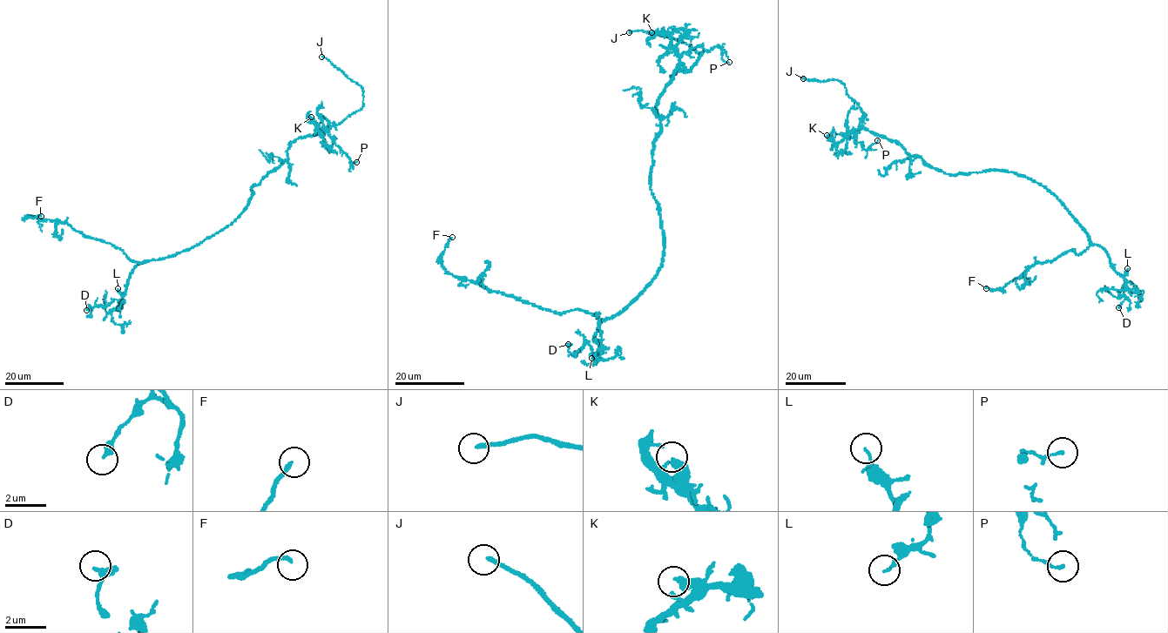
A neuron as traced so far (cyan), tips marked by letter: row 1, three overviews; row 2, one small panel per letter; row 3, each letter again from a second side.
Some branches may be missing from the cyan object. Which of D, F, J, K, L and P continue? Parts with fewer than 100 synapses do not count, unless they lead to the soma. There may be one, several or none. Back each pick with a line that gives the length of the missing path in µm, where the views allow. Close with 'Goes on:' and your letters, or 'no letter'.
J: missing 9 µm
Goes on: J

